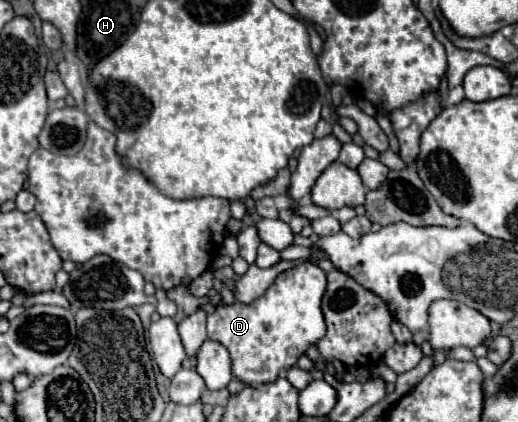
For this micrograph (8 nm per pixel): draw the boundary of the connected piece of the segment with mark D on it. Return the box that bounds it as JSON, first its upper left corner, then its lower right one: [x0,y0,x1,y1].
[208,262,326,386]

